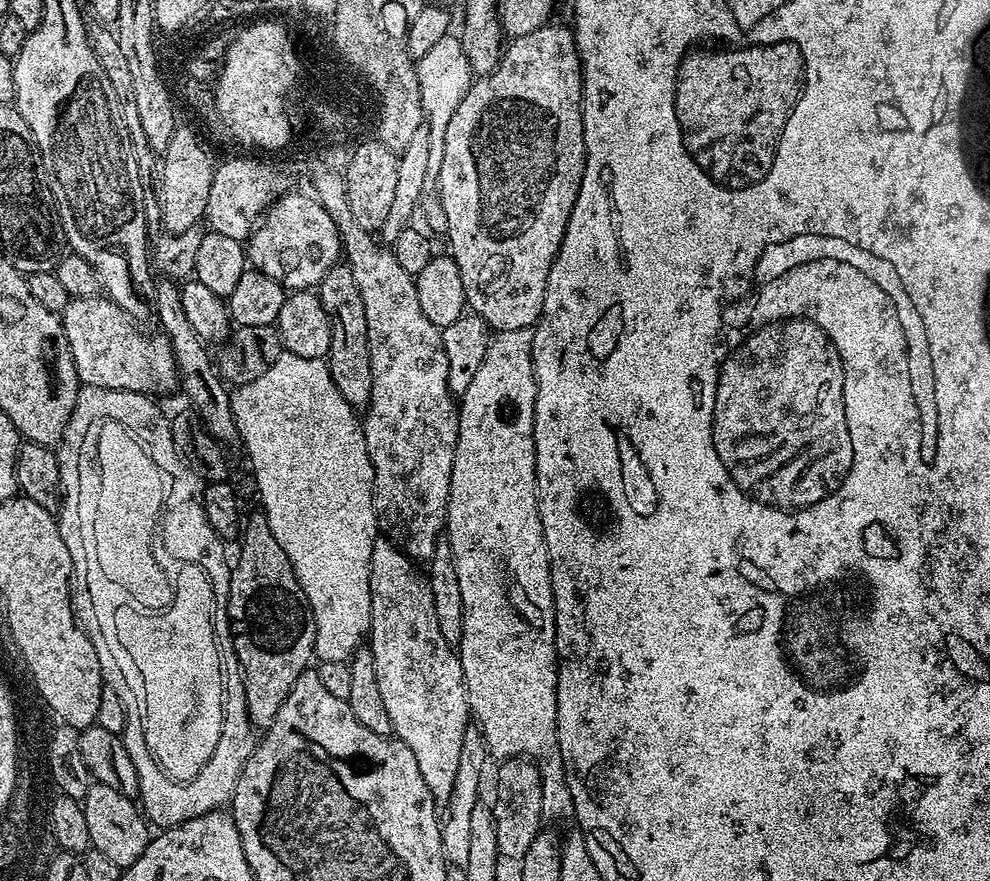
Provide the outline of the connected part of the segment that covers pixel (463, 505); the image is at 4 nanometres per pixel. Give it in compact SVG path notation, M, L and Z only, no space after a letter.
M523 328L522 330L510 330L509 332L501 332L493 335L488 342L486 350L486 358L482 358L482 366L478 366L478 374L474 374L474 378L470 381L470 386L466 386L466 390L462 394L462 399L459 401L460 409L460 425L458 426L458 446L454 450L454 466L450 474L450 494L448 495L448 514L446 517L446 537L453 550L453 558L455 569L458 574L459 589L462 592L462 606L464 607L464 629L462 630L461 640L458 645L458 653L462 666L462 673L465 675L465 689L468 692L468 710L474 724L480 729L484 736L487 755L494 758L497 756L497 761L503 762L509 758L535 758L538 761L540 777L542 778L542 798L544 799L544 810L549 817L553 816L556 820L564 820L573 815L572 810L572 795L568 789L568 781L564 779L564 763L560 757L560 752L556 749L556 670L558 667L558 657L556 654L556 607L554 606L554 598L552 597L552 571L550 570L550 562L548 561L548 551L546 550L546 542L544 541L544 531L542 530L542 518L538 514L538 498L536 497L536 447L534 446L534 406L536 405L536 375L534 374L534 366L532 365L532 328Z

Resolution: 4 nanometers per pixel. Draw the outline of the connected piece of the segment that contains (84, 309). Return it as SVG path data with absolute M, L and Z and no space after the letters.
M107 295L69 299L62 319L81 385L145 394L177 391L176 359L168 337L144 337L136 332L137 325Z

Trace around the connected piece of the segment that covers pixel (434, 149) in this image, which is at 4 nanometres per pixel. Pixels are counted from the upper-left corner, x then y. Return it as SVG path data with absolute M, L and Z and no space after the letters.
M456 34L443 36L424 56L419 57L415 65L418 86L421 87L421 106L430 138L430 170L426 170L426 182L435 185L442 166L442 150L446 138L446 126L450 126L450 118L454 118L454 110L458 110L458 102L468 93L474 79L470 62L466 58L466 50L462 50L460 37Z

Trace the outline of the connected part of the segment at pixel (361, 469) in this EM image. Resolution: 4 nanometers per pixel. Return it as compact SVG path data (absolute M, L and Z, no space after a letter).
M281 351L278 362L262 374L262 378L254 378L254 382L239 385L231 393L232 413L236 419L236 428L240 431L240 444L248 451L248 460L252 463L252 476L256 479L256 488L260 491L260 504L264 516L270 522L270 531L278 538L278 546L286 550L286 558L294 566L294 574L298 578L298 586L302 586L302 594L306 594L306 602L314 614L316 627L316 651L320 658L351 661L353 654L369 639L372 631L372 615L370 614L370 554L374 550L374 542L378 538L376 527L376 511L372 493L376 479L370 462L370 454L366 450L364 425L357 409L352 408L338 394L338 386L334 386L334 378L330 378L330 370L324 360L318 358L298 358L298 354Z

